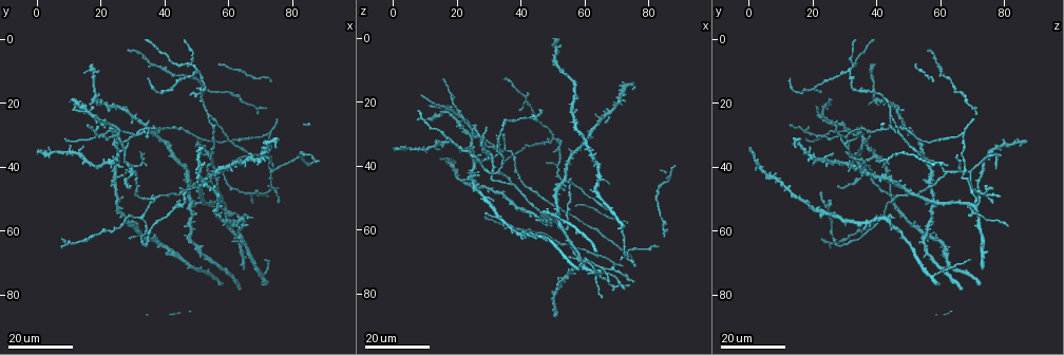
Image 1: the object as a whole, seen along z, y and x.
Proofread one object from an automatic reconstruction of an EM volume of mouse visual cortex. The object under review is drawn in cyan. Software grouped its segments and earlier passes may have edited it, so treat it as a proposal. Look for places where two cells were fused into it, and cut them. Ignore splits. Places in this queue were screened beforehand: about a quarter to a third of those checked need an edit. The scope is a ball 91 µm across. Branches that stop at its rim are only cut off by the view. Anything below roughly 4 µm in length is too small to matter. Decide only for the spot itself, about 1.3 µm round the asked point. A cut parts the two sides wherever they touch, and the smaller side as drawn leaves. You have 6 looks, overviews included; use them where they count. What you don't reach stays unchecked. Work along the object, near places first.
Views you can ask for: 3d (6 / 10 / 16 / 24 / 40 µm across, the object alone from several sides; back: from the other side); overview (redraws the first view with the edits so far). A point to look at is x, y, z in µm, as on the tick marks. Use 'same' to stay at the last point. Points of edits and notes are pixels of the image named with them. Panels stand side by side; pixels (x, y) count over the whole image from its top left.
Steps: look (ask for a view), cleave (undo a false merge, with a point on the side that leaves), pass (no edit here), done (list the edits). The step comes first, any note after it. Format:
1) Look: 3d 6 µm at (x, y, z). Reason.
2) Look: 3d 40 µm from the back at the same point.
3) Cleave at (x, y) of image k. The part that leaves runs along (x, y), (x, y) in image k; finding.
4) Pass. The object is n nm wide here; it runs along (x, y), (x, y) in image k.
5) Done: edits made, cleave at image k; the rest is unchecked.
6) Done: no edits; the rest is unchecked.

Look: 3d 24 µm at (17.0, 23.0, 22.5). Three-way junction.

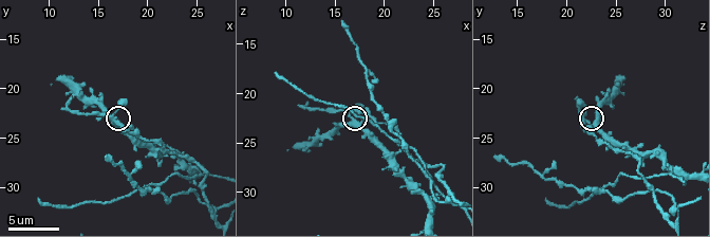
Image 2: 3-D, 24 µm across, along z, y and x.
Look: 3d 6 µm at (16.8, 23.6, 23.0).

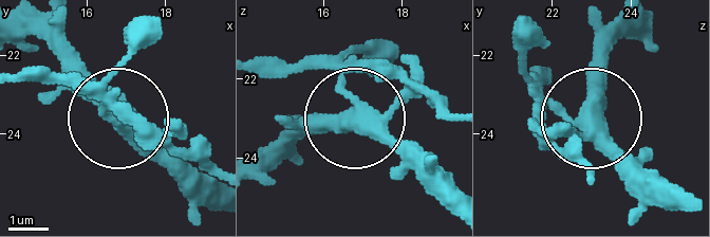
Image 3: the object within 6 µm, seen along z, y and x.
Pass. The object is 390 nm wide here; it runs along (682, 212), (598, 131), (558, 111), (530, 74) in image 3; one cell here.

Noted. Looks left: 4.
Look: 3d 16 µm at (50.0, 10.0, 31.5). Three arms meet.

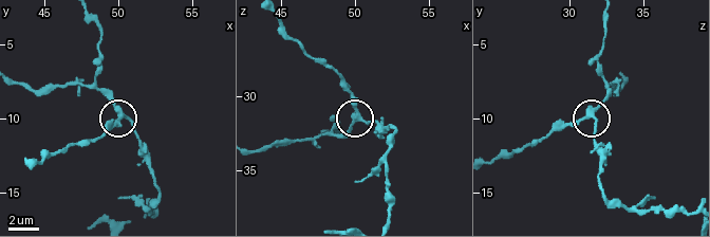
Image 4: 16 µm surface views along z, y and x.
Look: 3d 6 µm at (50.0, 10.0, 31.0).

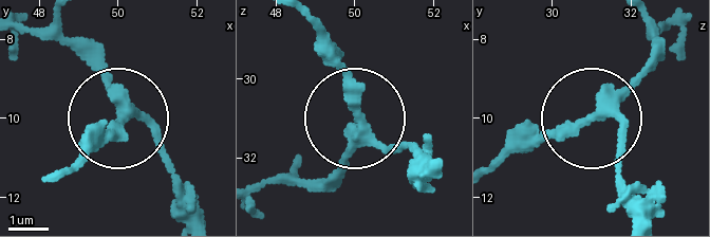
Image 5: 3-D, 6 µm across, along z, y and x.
Pass. The side arm is 23 µm long; 3 arms meet here; all the same cell.

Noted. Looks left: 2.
Look: 3d 24 µm at (54.5, 41.5, 61.5). Branch point.

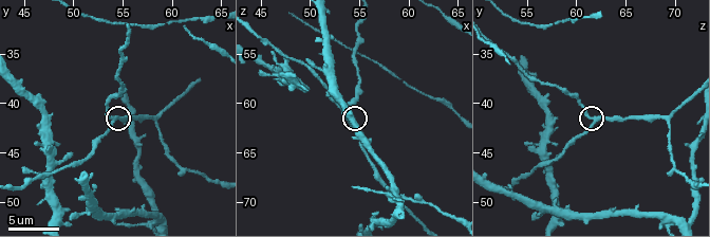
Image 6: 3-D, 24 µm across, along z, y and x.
Look: 3d 6 µm at (53.8, 41.4, 62.0). Closer look.

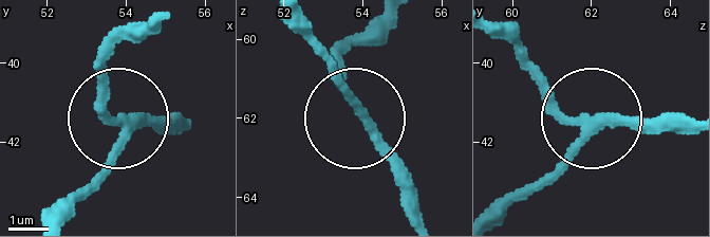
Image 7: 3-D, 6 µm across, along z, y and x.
Pass. The side arm is 33 µm long; it runs along (60, 217), (128, 115), (179, 115) in image 7; all the same cell.

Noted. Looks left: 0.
Done: no edits; the rest is unchecked.

